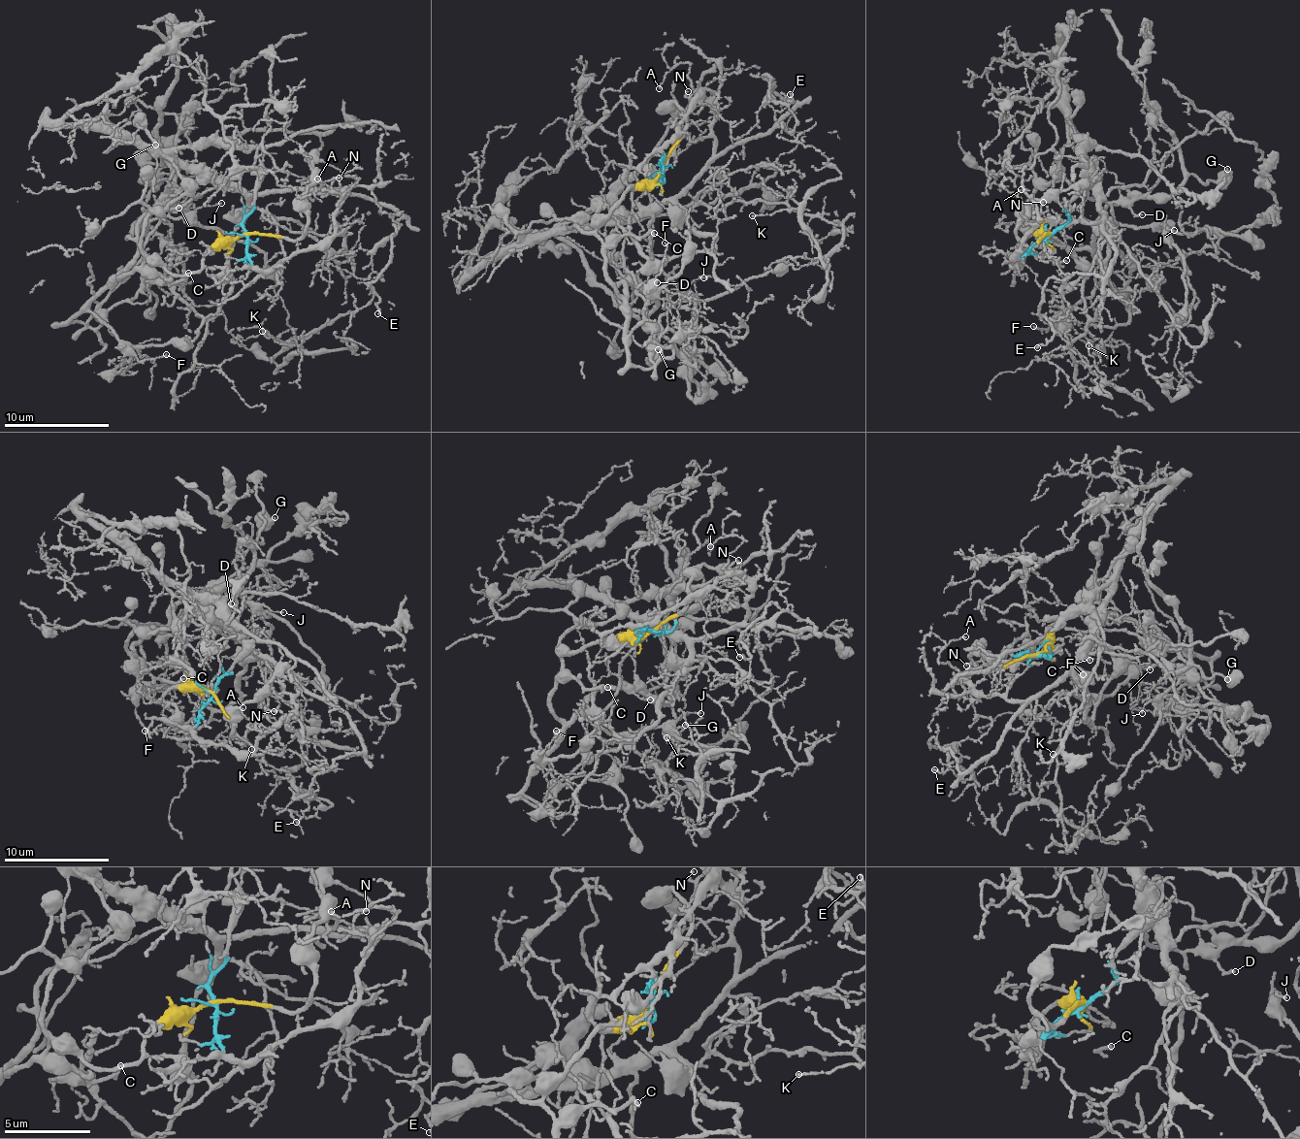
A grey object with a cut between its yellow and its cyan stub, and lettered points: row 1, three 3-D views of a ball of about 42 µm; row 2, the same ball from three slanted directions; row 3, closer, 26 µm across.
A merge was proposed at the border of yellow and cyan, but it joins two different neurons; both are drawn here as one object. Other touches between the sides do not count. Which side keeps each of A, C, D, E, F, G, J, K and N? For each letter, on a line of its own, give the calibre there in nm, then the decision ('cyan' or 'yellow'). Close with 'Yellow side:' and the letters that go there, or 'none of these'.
A: 110 nm | cyan
C: 140 nm | yellow
D: 160 nm | yellow
E: 140 nm | cyan
F: 120 nm | yellow
G: 150 nm | yellow
J: 110 nm | yellow
K: 130 nm | cyan
N: 120 nm | cyan
Yellow side: C, D, F, G, J

